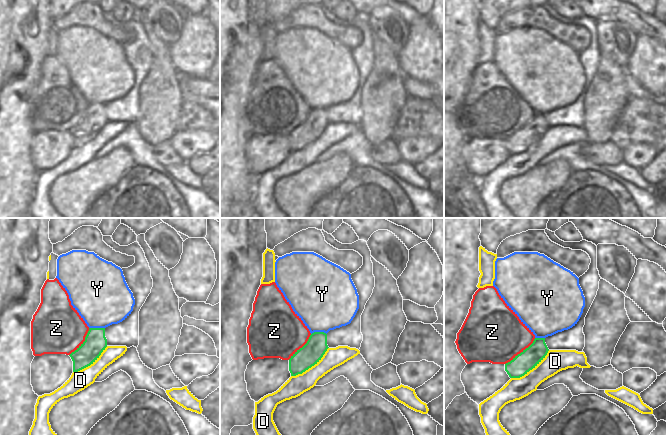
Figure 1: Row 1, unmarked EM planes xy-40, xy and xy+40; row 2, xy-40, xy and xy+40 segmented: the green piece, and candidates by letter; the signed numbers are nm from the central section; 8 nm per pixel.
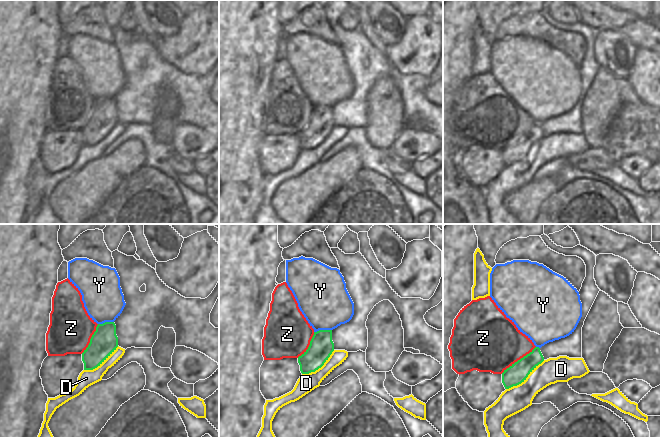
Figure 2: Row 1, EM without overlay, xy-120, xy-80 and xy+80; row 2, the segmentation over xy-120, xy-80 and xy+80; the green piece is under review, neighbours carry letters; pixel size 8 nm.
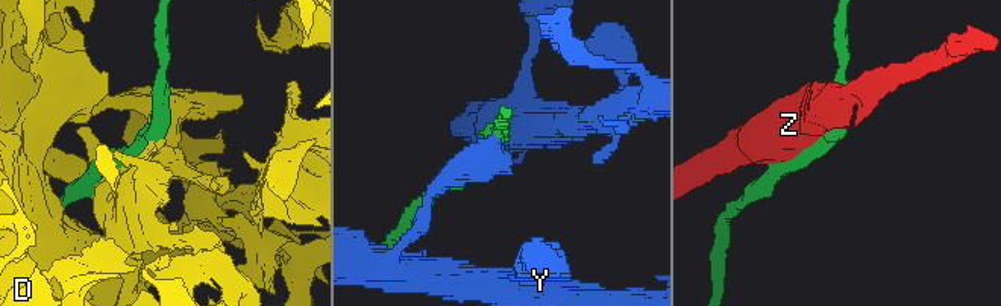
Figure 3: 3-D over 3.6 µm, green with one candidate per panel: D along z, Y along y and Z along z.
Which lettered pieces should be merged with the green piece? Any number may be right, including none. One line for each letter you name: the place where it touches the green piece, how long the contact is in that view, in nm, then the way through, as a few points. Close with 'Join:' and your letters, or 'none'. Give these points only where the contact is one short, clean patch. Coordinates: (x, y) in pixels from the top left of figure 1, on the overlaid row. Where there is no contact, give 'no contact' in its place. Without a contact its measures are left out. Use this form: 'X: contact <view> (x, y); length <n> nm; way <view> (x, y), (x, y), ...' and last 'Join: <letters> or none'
Join: none

